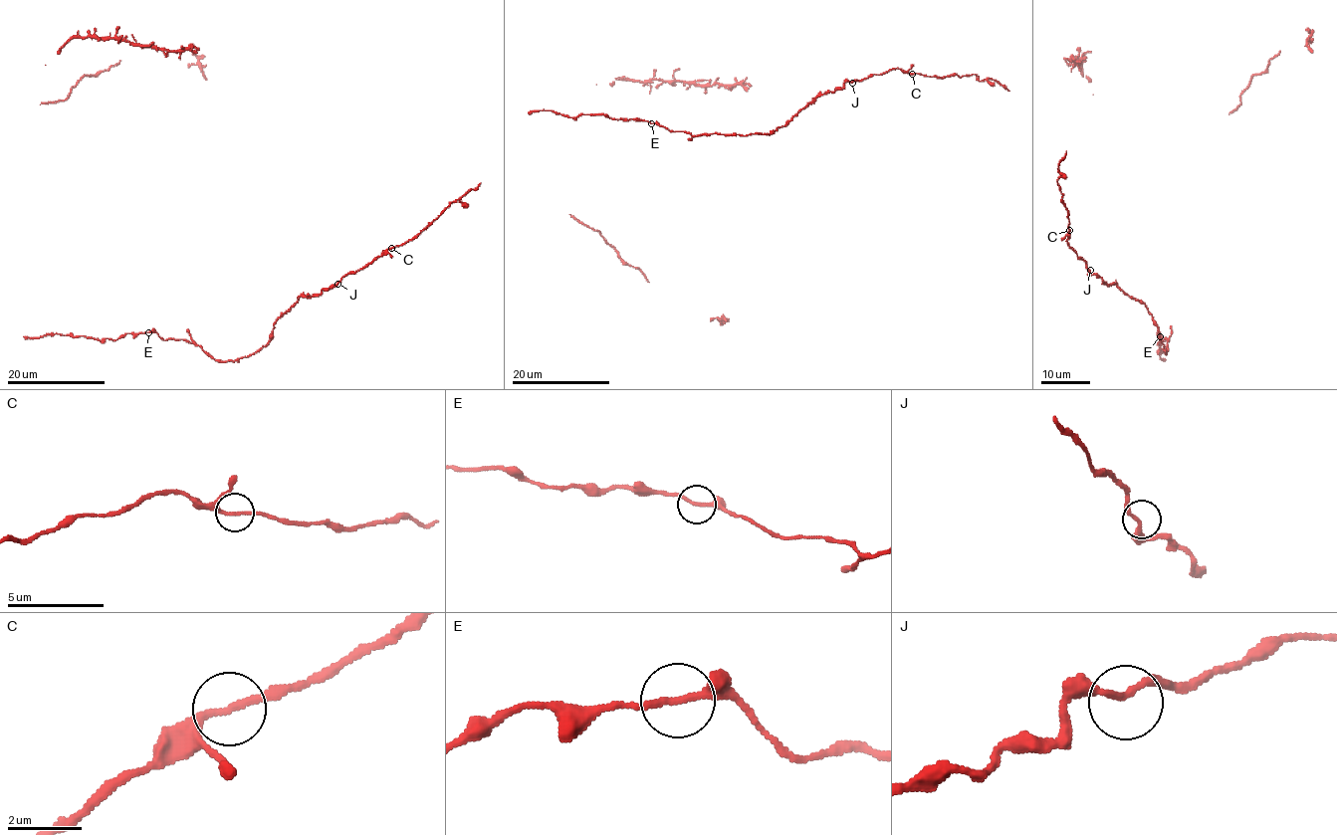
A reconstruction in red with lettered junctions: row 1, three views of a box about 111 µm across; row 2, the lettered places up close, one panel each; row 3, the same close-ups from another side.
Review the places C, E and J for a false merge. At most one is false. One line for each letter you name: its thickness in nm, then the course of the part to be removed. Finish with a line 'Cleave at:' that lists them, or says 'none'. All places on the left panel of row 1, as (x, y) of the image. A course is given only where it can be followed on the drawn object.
C: 180 nm | (391, 248), (415, 238), (447, 206), (481, 182)
Cleave at: C

